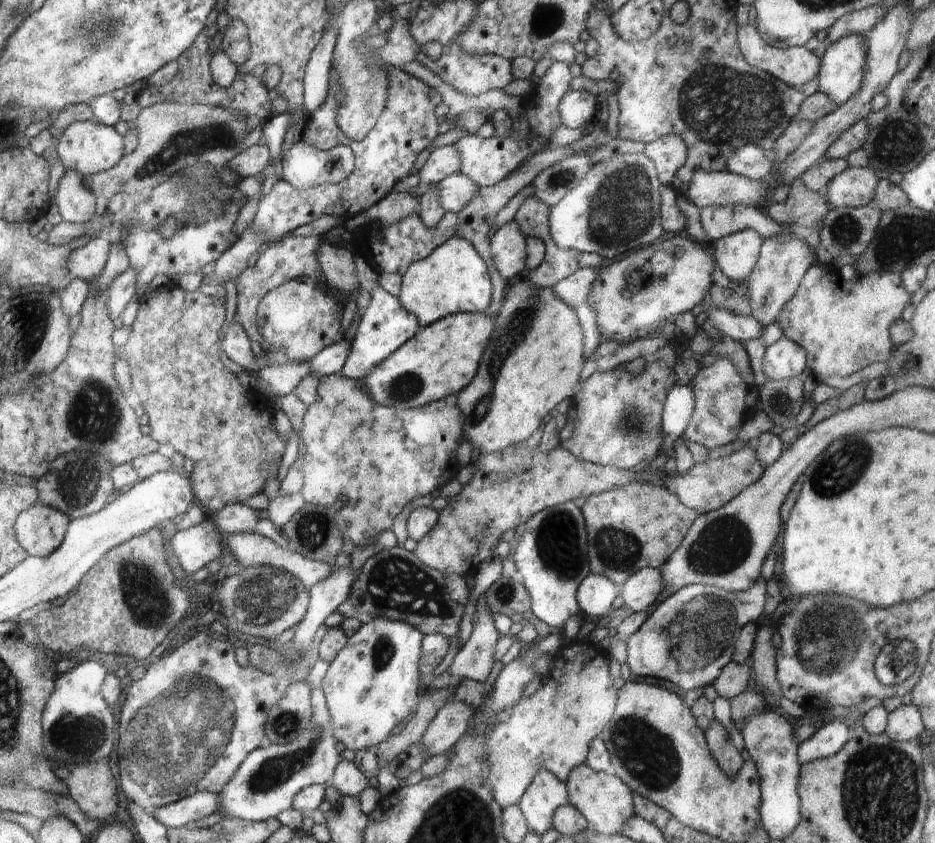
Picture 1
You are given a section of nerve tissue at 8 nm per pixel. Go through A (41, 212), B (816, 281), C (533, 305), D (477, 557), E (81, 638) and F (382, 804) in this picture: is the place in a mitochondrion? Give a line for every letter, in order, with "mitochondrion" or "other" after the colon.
A: other
B: other
C: mitochondrion
D: other
E: other
F: other

